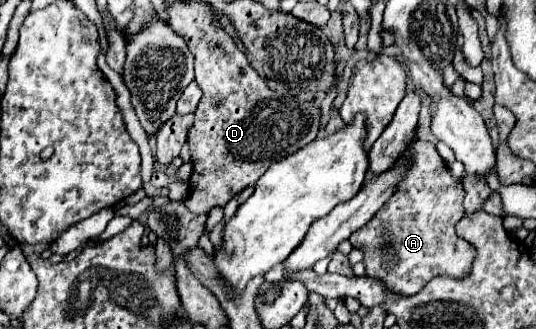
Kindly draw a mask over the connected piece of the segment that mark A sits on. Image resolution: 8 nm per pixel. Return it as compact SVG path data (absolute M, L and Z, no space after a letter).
M417 140L413 144L413 164L403 182L407 182L407 190L405 186L399 186L391 200L363 228L351 234L349 242L365 252L363 264L367 278L381 280L389 292L413 296L437 274L449 274L455 278L465 276L473 264L473 248L455 234L455 224L463 218L463 180L449 172L447 164L441 160L431 142Z

